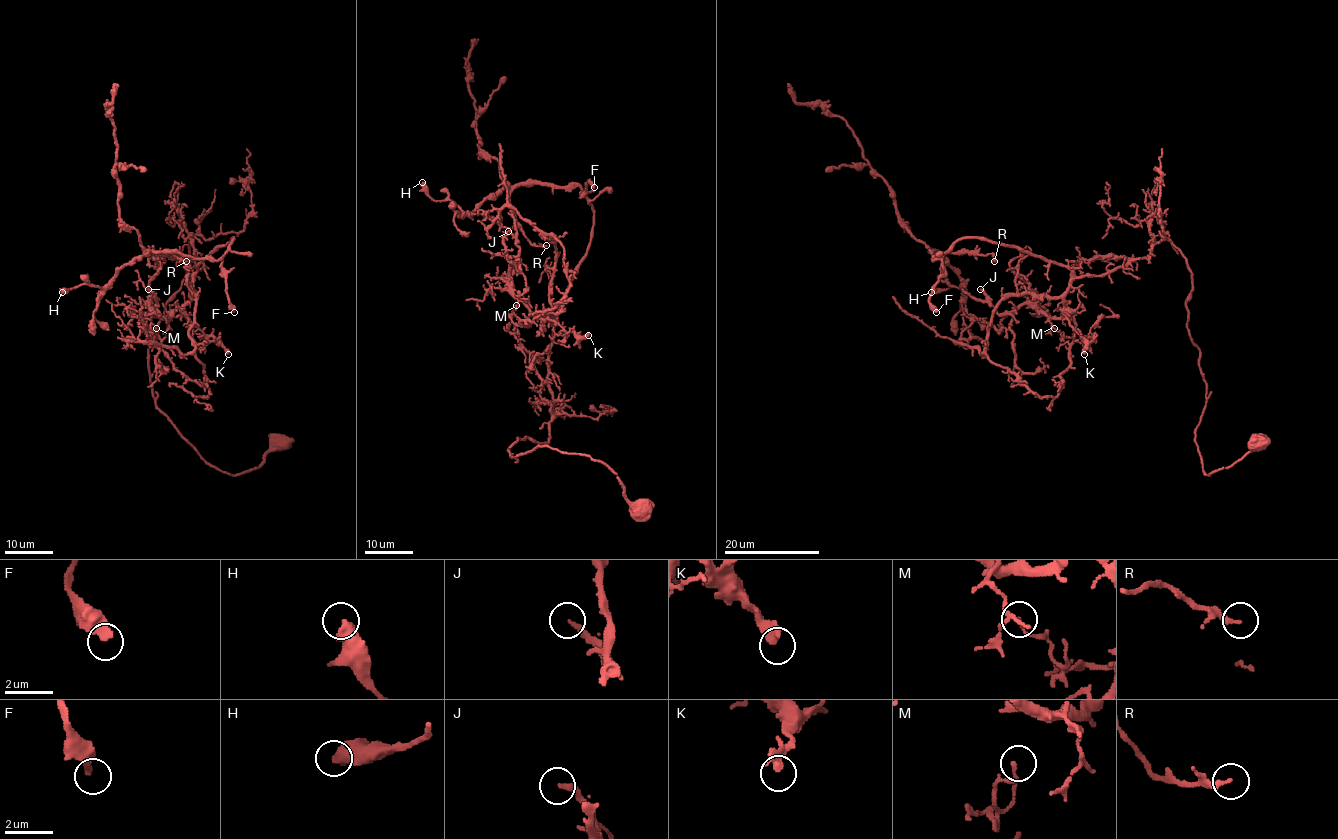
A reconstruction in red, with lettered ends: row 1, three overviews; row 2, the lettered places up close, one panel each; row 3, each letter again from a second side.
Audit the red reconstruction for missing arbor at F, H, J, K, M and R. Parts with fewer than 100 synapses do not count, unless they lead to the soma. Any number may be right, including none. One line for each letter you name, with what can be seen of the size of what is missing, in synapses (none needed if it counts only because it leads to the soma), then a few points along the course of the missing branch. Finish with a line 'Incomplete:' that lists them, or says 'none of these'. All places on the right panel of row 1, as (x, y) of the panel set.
Incomplete: none of these

